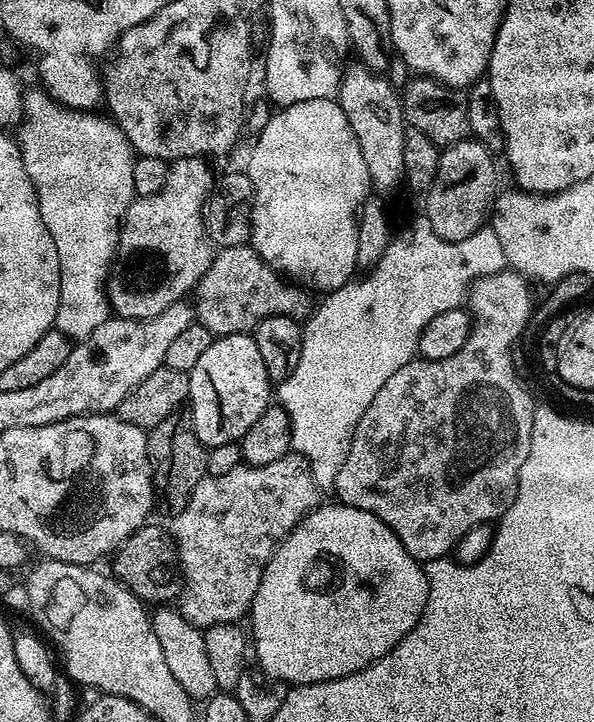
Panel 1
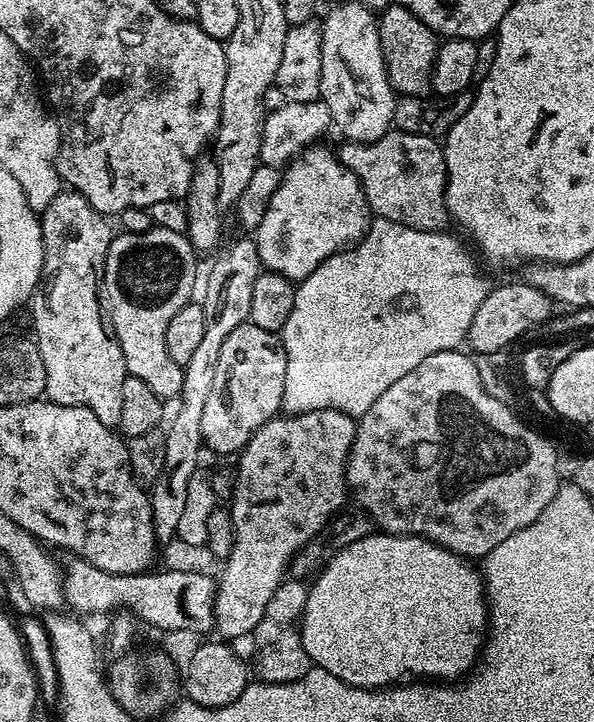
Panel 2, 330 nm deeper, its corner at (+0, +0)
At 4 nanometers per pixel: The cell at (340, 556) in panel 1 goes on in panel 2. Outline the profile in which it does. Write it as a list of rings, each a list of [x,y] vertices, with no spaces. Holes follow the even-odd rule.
[[[373,534],[362,538],[358,542],[354,542],[350,546],[346,546],[341,552],[330,561],[323,570],[320,571],[320,575],[315,577],[311,581],[308,597],[306,598],[306,606],[304,607],[304,615],[300,617],[300,641],[302,646],[306,650],[306,654],[312,659],[313,665],[322,670],[326,670],[330,674],[334,674],[334,678],[338,678],[342,682],[346,682],[350,686],[355,688],[370,688],[373,690],[379,690],[389,686],[395,686],[401,682],[407,681],[409,678],[420,678],[416,676],[429,676],[427,679],[432,682],[456,682],[461,678],[467,677],[469,673],[477,667],[478,661],[482,656],[482,649],[486,639],[486,633],[488,631],[488,601],[486,599],[486,593],[484,590],[484,577],[481,569],[476,568],[471,559],[458,555],[456,552],[451,552],[448,548],[444,548],[441,544],[433,544],[430,540],[424,540],[420,536],[397,536],[395,534]]]

